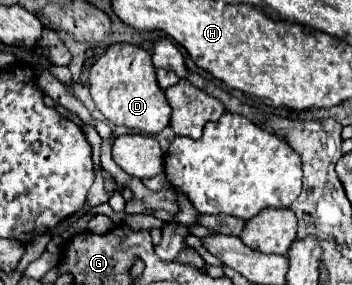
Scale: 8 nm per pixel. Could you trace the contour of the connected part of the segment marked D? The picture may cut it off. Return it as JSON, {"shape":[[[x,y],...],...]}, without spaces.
{"shape":[[[112,44],[90,68],[90,94],[98,110],[112,124],[160,134],[170,124],[170,104],[156,82],[156,68],[150,54],[134,44]]]}

